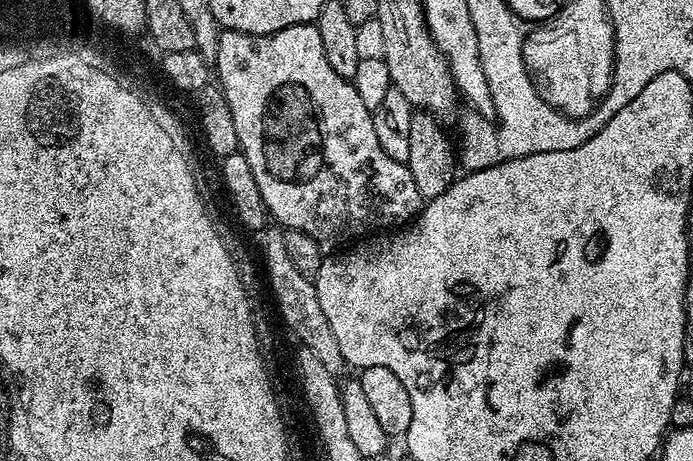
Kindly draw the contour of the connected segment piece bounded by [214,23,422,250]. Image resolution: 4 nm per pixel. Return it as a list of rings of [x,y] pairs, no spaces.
[[[315,23],[295,24],[265,36],[251,36],[245,32],[231,30],[221,31],[218,38],[218,54],[214,61],[214,76],[219,88],[224,91],[230,114],[234,114],[234,130],[238,130],[239,151],[244,153],[246,162],[250,162],[250,170],[254,170],[254,178],[258,181],[258,190],[262,190],[262,202],[268,207],[269,217],[277,225],[310,234],[310,238],[314,238],[321,250],[336,250],[365,234],[372,234],[377,230],[399,229],[420,215],[422,199],[414,186],[410,170],[406,164],[400,164],[390,158],[384,153],[382,146],[378,146],[378,134],[374,134],[372,121],[373,109],[366,107],[362,98],[358,98],[358,90],[354,90],[350,80],[334,74],[330,62],[326,62],[326,50],[322,50],[322,34],[318,34]]]

